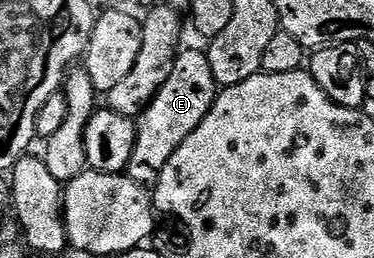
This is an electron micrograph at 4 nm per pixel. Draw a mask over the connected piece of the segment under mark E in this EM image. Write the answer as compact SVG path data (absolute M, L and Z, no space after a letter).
M184 48L173 63L173 71L169 79L157 91L147 108L139 114L135 127L135 146L133 155L129 155L129 163L125 176L144 187L154 187L159 182L165 163L181 147L185 139L205 119L205 115L213 107L217 96L217 86L213 79L213 67L209 67L206 52L200 49Z

